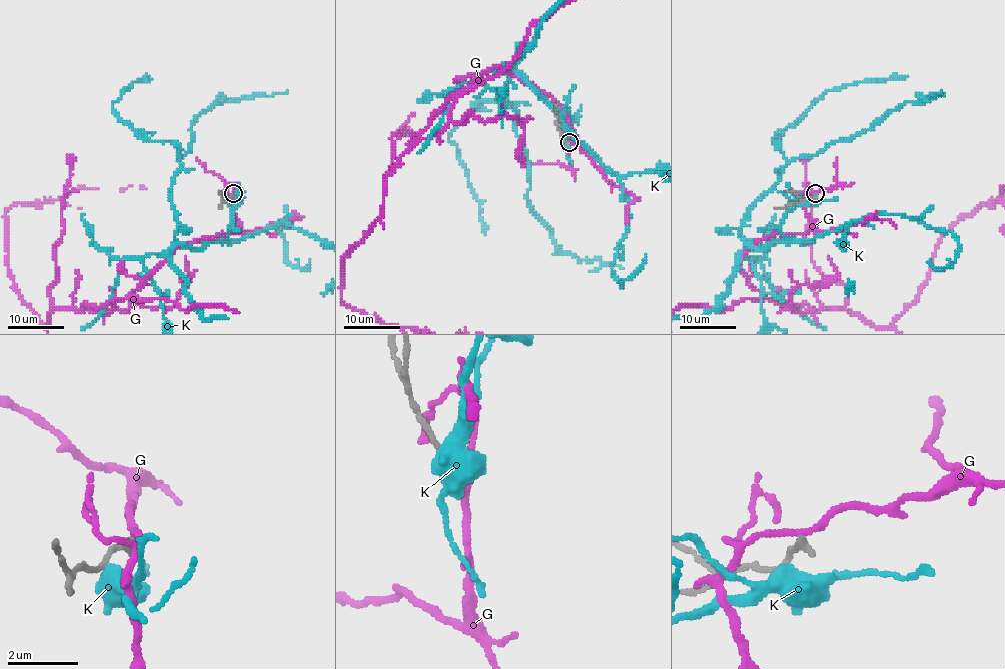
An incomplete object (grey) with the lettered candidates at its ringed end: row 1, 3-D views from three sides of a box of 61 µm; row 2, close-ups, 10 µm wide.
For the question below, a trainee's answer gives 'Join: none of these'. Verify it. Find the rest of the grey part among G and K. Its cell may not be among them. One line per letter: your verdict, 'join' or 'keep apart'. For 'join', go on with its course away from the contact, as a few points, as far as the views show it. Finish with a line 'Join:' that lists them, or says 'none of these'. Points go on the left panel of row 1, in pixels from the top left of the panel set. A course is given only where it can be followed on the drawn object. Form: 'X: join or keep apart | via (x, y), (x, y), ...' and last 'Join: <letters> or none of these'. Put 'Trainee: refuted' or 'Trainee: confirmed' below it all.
G: keep apart
K: keep apart
Join: none of these
Trainee: confirmed

